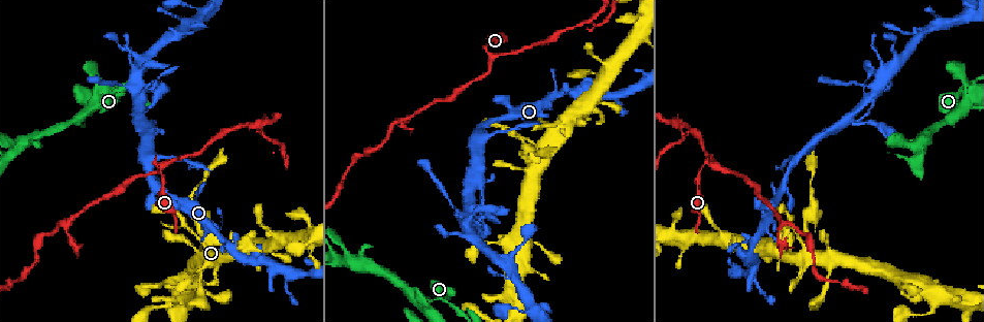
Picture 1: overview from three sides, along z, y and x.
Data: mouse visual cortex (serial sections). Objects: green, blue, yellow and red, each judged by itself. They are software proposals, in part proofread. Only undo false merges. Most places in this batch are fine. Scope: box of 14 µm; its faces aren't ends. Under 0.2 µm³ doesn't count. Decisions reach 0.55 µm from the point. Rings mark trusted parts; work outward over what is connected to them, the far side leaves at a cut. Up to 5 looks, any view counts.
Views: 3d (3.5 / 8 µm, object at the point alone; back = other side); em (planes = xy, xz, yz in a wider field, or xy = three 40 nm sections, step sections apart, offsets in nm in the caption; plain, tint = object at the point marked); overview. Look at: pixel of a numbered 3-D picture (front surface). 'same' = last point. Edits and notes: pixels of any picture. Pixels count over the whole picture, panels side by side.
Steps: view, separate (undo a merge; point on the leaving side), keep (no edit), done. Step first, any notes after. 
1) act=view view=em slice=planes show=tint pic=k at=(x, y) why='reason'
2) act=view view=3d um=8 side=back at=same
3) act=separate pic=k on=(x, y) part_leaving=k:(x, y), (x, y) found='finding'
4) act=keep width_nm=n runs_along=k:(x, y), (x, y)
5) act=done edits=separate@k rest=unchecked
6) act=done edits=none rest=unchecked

act=view view=3d um=3.5 pic=1 at=(806, 222) why='calibre changes'

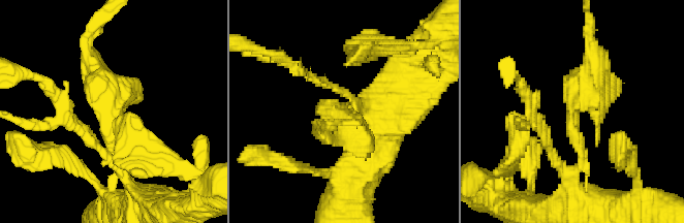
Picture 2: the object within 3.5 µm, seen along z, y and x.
act=view view=em slice=xy step=1 show=plain pic=2 at=(111, 113) why='shape alone is not enough'

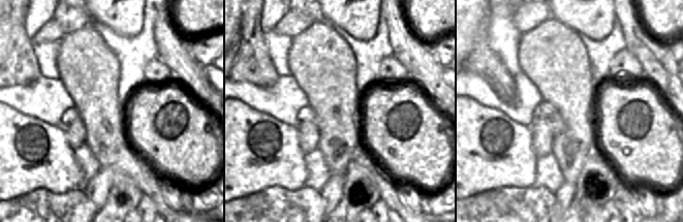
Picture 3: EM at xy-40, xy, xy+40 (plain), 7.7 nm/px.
act=view view=em slice=xy step=1 show=tint at=same why='with the object marked'

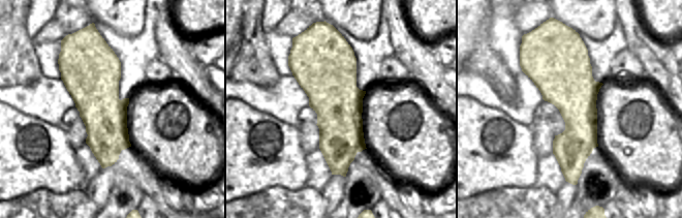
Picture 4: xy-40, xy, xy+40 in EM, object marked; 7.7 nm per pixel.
act=keep runs_along=2:(124, 176), (86, 56) found='all the same cell'

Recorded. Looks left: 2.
act=view view=3d um=3.5 side=back pic=1 at=(492, 55) why='branch point'

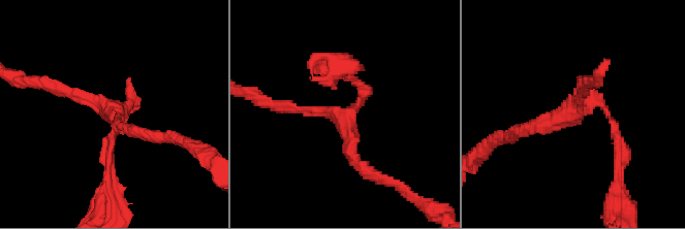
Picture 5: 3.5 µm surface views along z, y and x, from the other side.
act=view view=em slice=xy step=3 show=tint pic=5 at=(348, 114) why='shape alone is not enough'

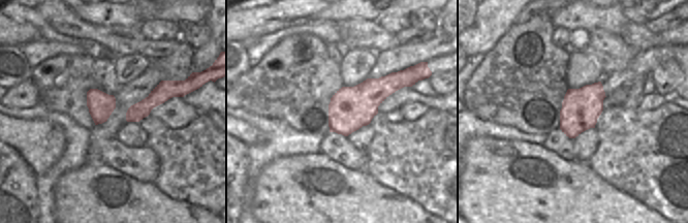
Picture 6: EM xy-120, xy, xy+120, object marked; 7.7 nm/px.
act=keep runs_along=5:(346, 72), (363, 91), (349, 154), (369, 172) found='all the same cell'

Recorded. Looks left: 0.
act=done edits=none rest=unchecked

